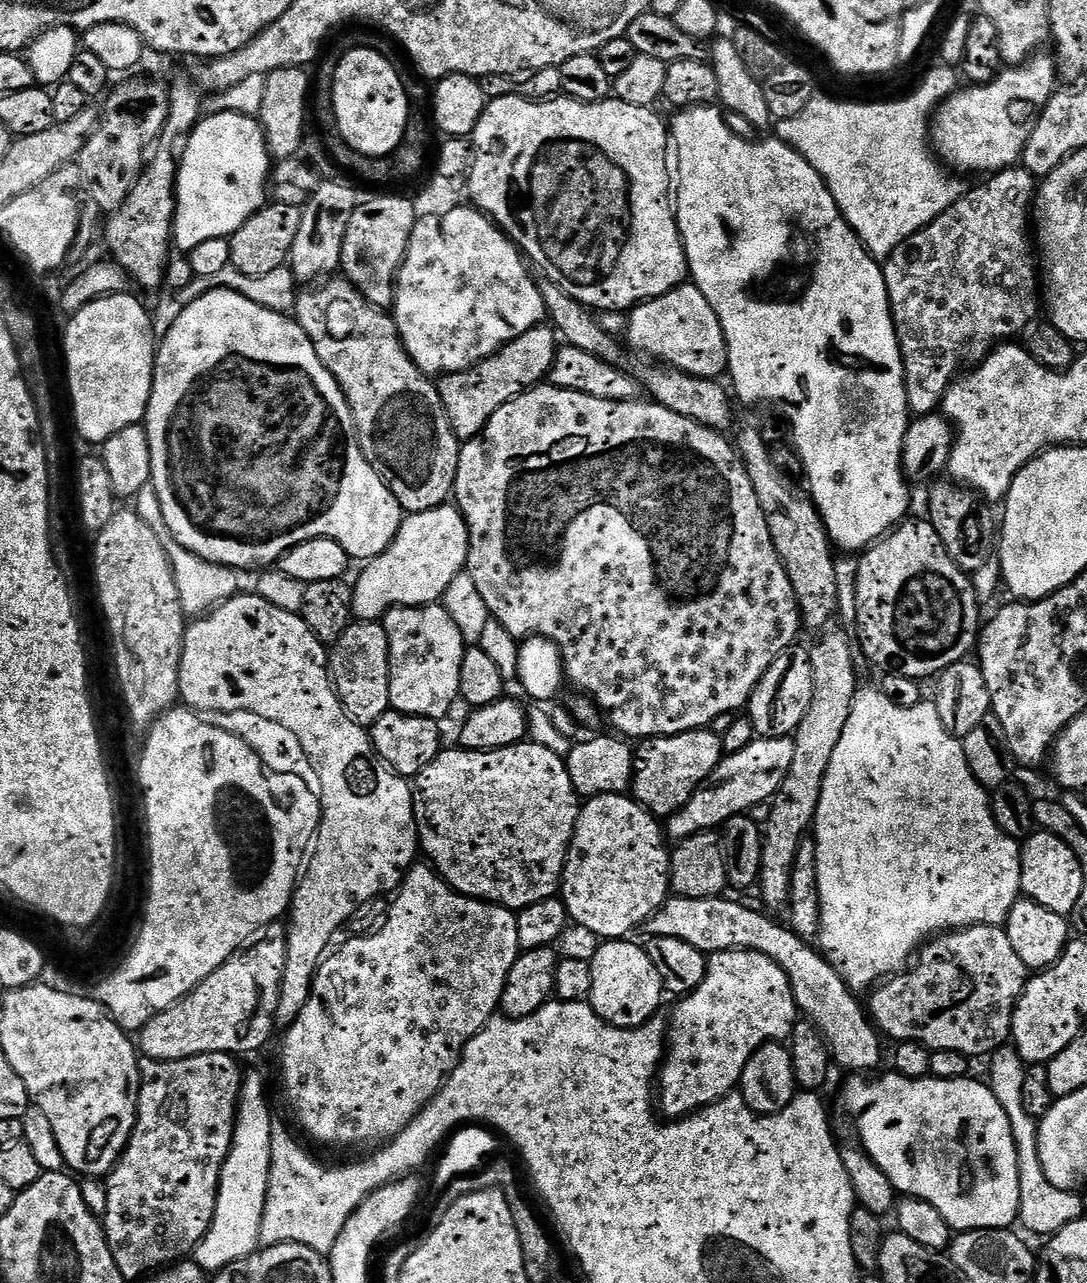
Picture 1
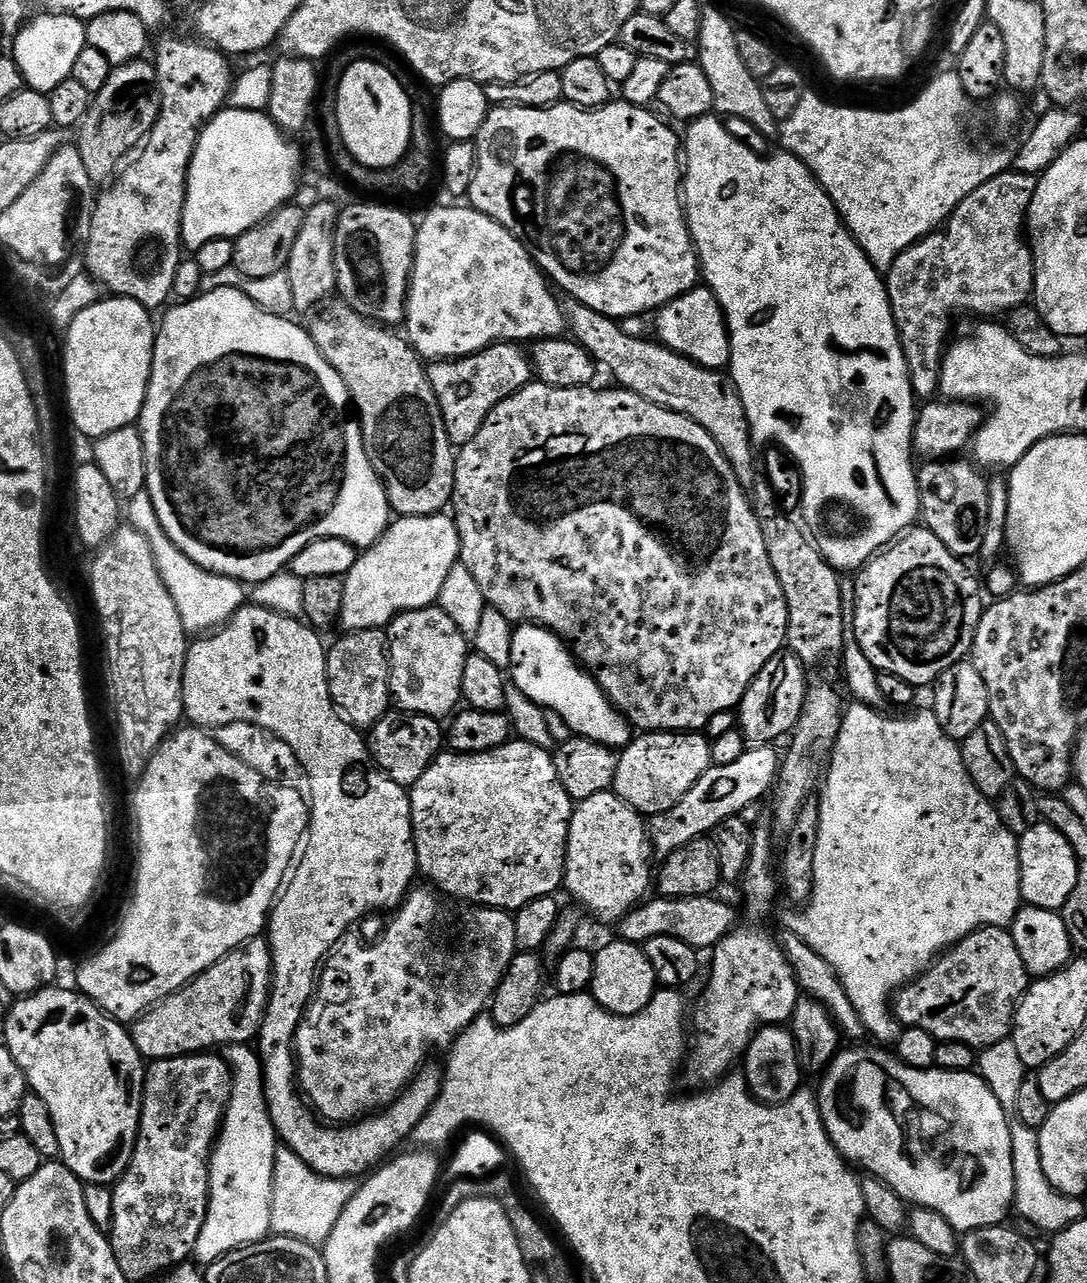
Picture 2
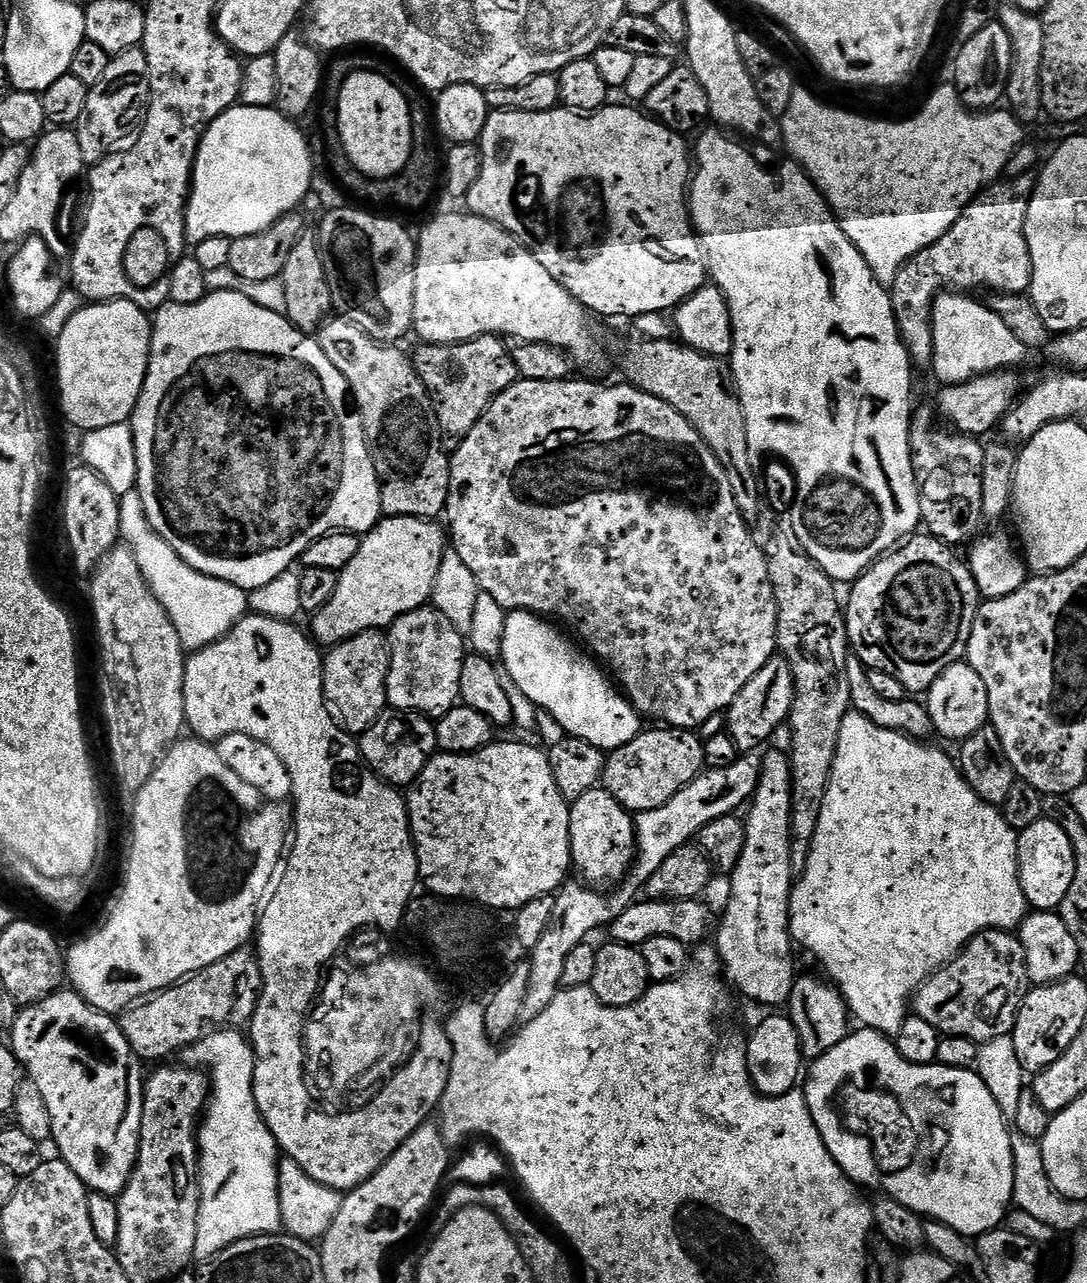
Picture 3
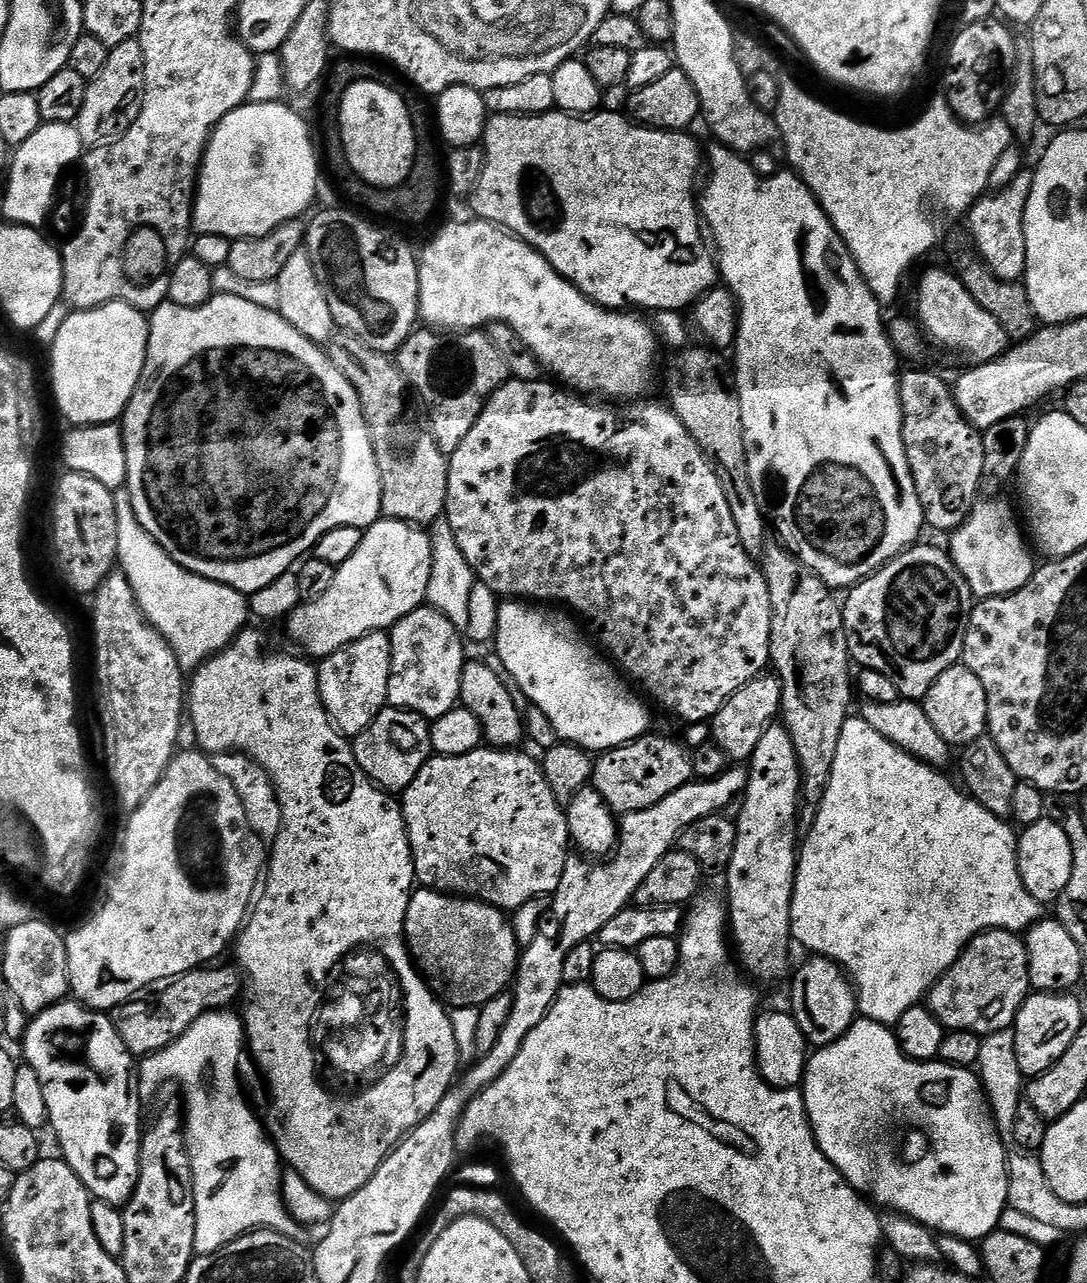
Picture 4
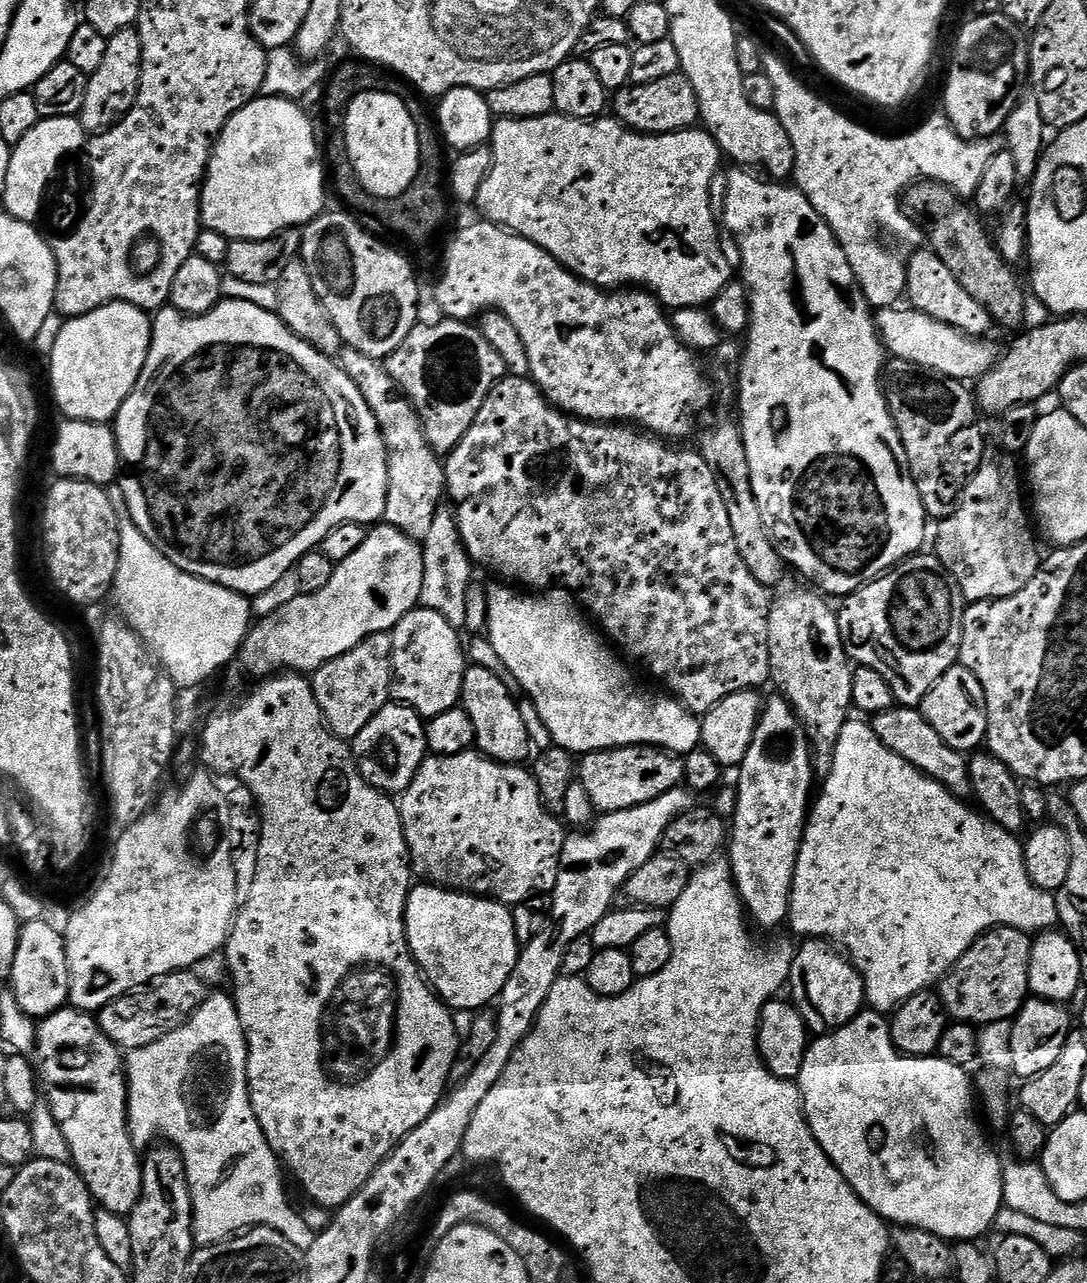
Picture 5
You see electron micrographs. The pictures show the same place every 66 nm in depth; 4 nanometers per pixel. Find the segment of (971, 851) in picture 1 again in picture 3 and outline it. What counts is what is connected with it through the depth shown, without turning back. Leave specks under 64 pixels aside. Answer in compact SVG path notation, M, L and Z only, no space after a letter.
M849 711L842 722L842 730L838 730L836 757L826 790L826 802L822 802L822 818L818 818L818 834L814 834L814 846L810 846L806 870L795 881L788 911L788 928L792 931L793 941L812 952L813 958L828 971L827 979L844 995L855 1023L889 1038L895 1038L898 1030L902 1030L904 1017L910 1012L910 1001L921 984L925 984L938 969L946 967L980 932L1019 929L1030 911L1020 885L1017 832L1008 825L997 805L988 804L974 794L953 757L951 760L942 749L931 748L928 744L923 739L912 739L901 732L879 728L870 718Z

